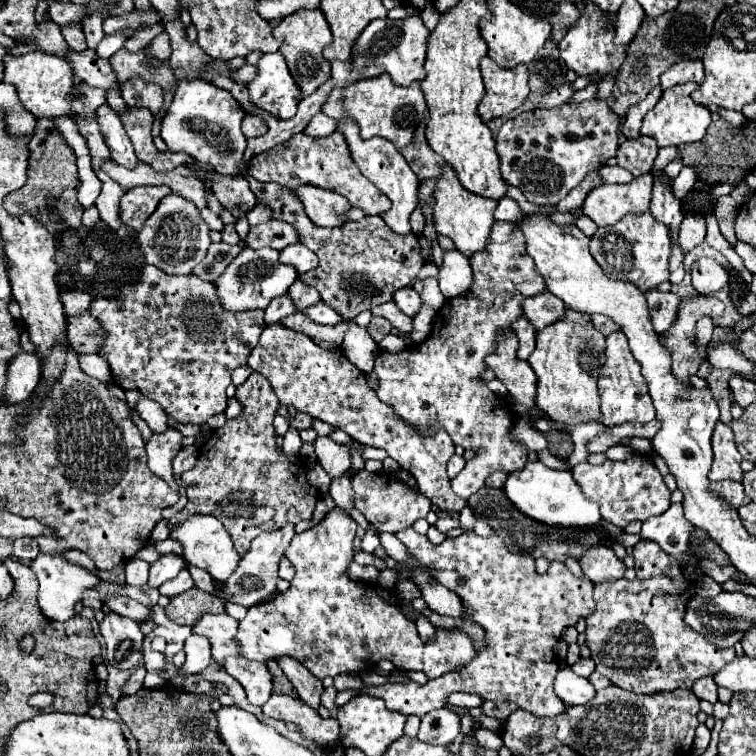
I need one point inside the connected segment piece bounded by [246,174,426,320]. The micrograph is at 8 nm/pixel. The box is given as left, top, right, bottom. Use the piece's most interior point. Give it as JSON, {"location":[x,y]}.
{"location":[363,263]}

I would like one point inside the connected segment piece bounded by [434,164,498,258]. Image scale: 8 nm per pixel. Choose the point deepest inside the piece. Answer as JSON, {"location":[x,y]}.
{"location":[467,219]}

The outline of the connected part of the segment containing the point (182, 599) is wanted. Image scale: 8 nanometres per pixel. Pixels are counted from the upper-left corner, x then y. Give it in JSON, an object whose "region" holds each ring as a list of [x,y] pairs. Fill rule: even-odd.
{"region":[[[190,588],[188,592],[172,596],[170,604],[166,606],[166,616],[176,624],[186,626],[194,626],[200,614],[222,614],[222,612],[224,600],[214,594],[200,592],[198,588]]]}

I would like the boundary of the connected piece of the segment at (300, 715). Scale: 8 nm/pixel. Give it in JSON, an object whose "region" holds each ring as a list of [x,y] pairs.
{"region":[[[272,694],[268,702],[262,706],[262,710],[270,718],[296,724],[302,738],[314,744],[330,746],[330,744],[336,744],[340,736],[338,720],[322,718],[316,710],[306,706],[300,698],[292,698],[288,694]]]}

